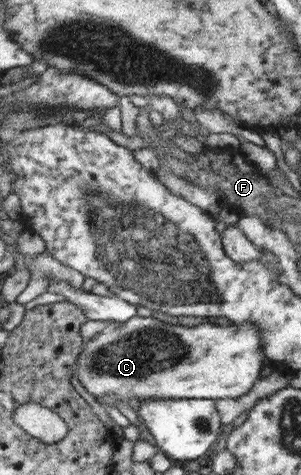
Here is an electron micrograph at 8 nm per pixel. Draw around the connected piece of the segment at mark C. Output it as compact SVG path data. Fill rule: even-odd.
M136 316L126 325L112 332L102 332L86 342L83 353L79 355L75 374L84 388L97 396L99 401L108 405L125 401L139 409L139 403L150 398L217 400L242 397L250 393L260 379L266 357L261 329L252 322L233 323L226 327L204 322L186 327L184 324L162 323L152 317Z

